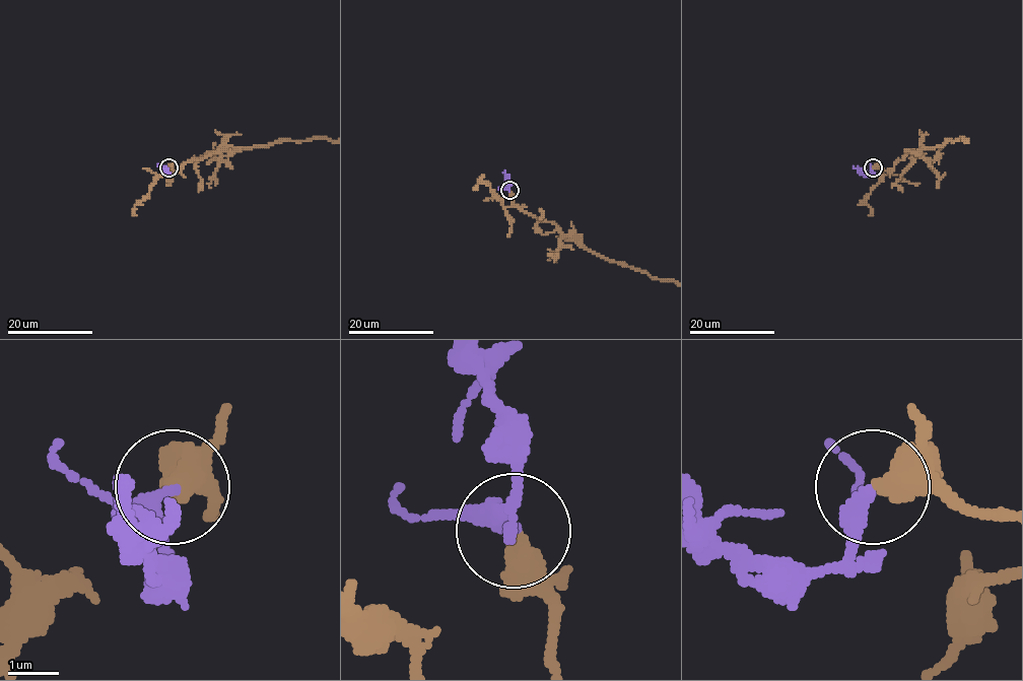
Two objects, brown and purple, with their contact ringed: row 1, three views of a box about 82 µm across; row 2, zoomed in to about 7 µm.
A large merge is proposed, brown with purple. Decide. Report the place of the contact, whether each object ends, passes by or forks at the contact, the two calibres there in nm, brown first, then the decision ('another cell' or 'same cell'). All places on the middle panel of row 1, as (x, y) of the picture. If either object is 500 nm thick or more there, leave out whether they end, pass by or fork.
at (509, 190); brown ends there; purple passes by; 460 nm thick on the brown side, 260 nm on the other; same cell

